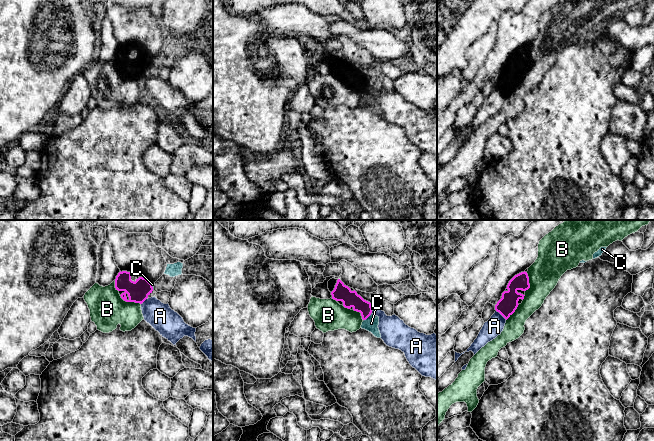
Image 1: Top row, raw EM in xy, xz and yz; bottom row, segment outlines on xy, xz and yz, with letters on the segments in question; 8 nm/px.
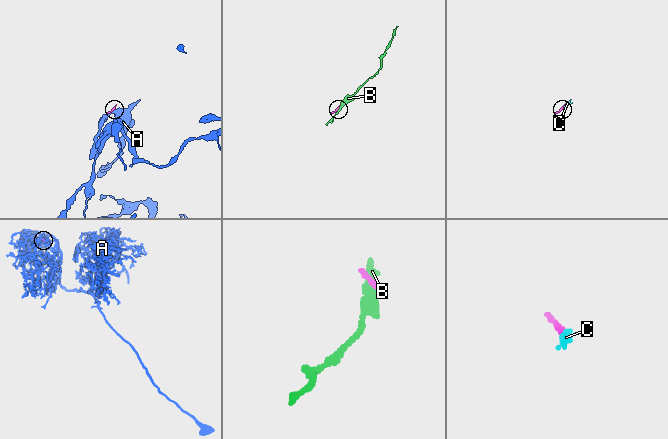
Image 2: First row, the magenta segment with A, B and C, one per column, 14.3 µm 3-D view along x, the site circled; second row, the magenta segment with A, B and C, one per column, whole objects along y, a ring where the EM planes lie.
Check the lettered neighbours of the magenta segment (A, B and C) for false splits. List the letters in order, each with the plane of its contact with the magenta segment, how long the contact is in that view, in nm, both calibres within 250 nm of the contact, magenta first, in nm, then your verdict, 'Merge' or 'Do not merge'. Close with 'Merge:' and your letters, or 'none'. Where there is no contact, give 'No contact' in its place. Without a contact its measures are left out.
A: Touches magenta in yz. Shared border 120 nm. Thickness 160 nm (magenta) against 150 nm. Do not merge
B: Touches magenta in xy. Shared border 190 nm. Thickness 170 nm (magenta) against 280 nm. Do not merge
C: Touches magenta in xz. Shared border 80 nm. Thickness 130 nm (magenta) against 110 nm. Merge
Merge: C

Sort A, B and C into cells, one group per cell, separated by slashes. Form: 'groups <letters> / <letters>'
groups A / B / C

